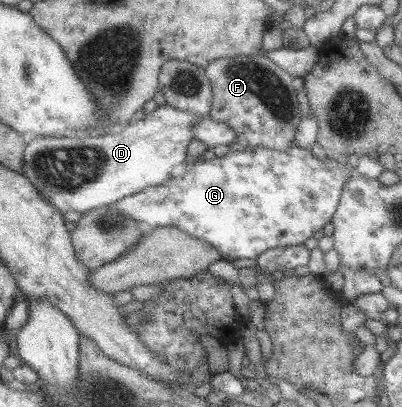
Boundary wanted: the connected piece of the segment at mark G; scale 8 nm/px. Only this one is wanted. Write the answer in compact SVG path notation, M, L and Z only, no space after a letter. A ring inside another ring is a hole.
M296 143L286 152L258 146L242 152L230 151L213 160L187 164L187 168L175 173L168 184L149 186L111 207L136 221L152 224L153 229L178 228L184 234L212 244L224 256L257 259L271 248L304 244L326 224L333 223L344 184L355 175L355 171L343 160L336 162L327 156L320 161L312 156L310 149L302 149Z

